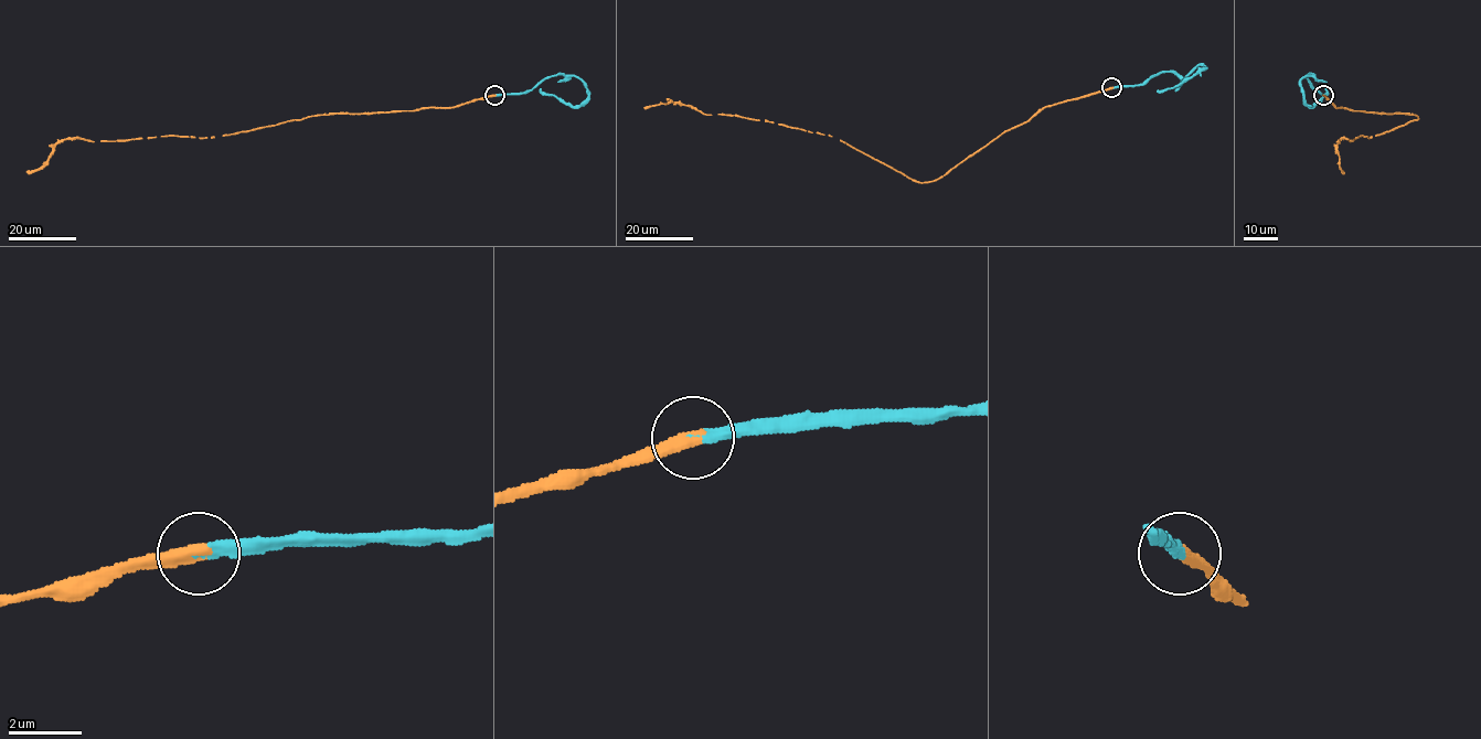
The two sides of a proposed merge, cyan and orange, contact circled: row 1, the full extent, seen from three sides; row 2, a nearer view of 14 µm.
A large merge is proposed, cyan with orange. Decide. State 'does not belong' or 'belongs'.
belongs

